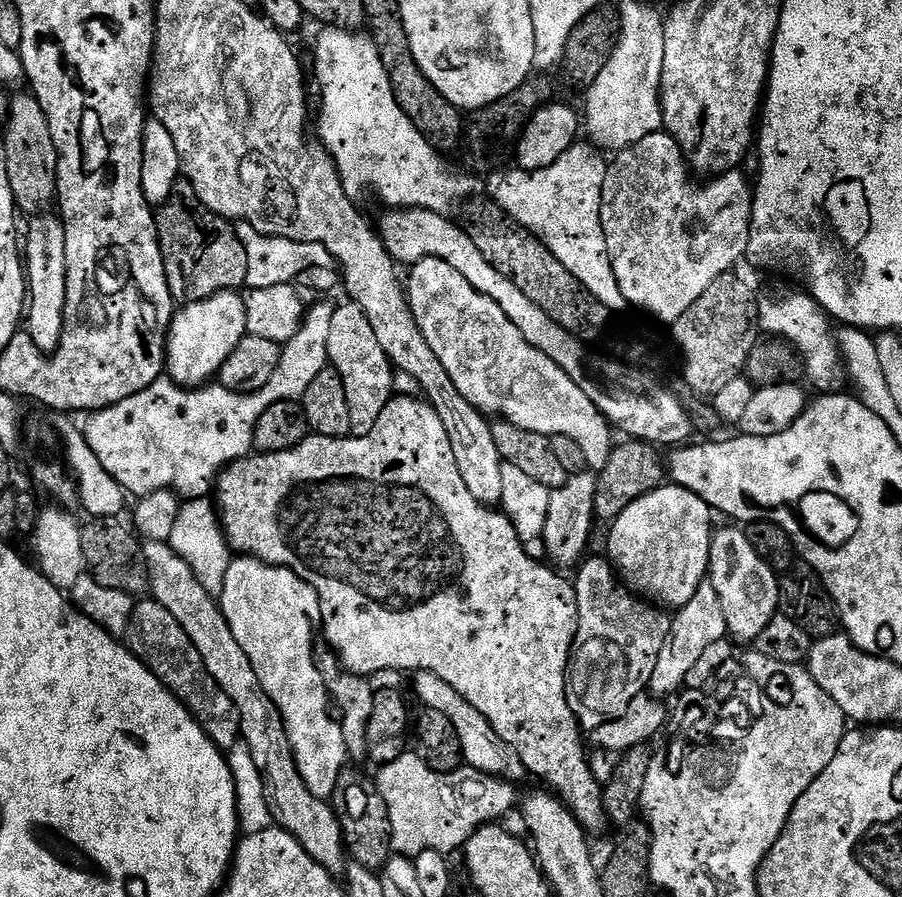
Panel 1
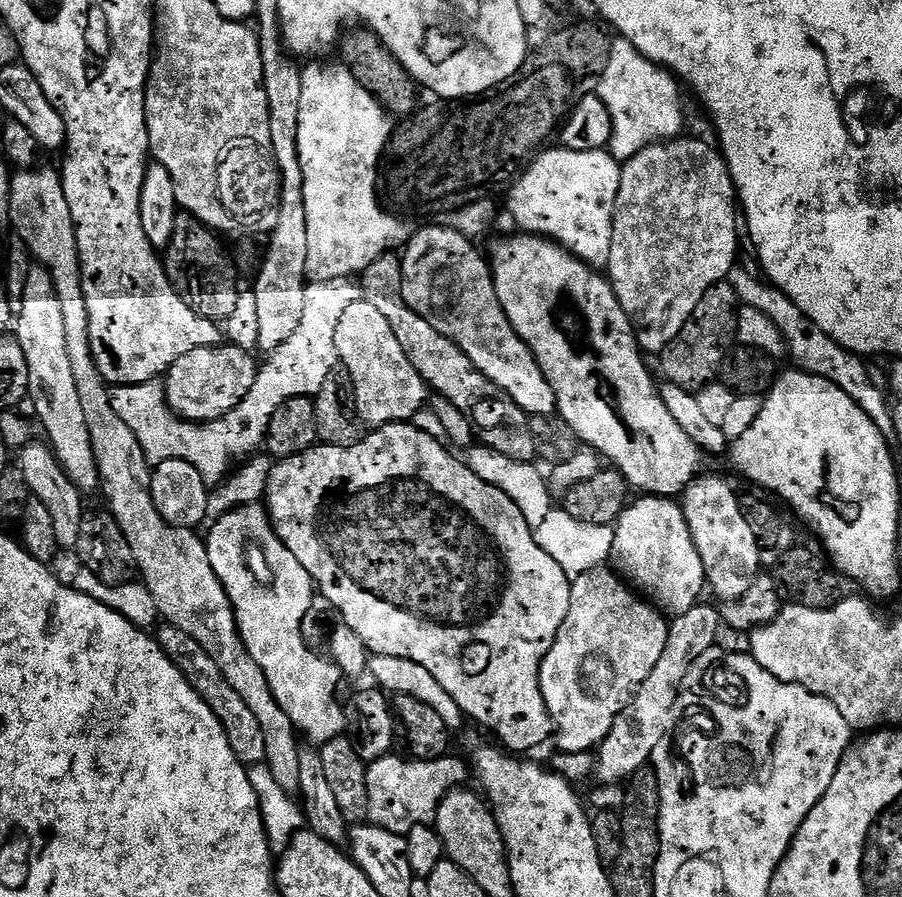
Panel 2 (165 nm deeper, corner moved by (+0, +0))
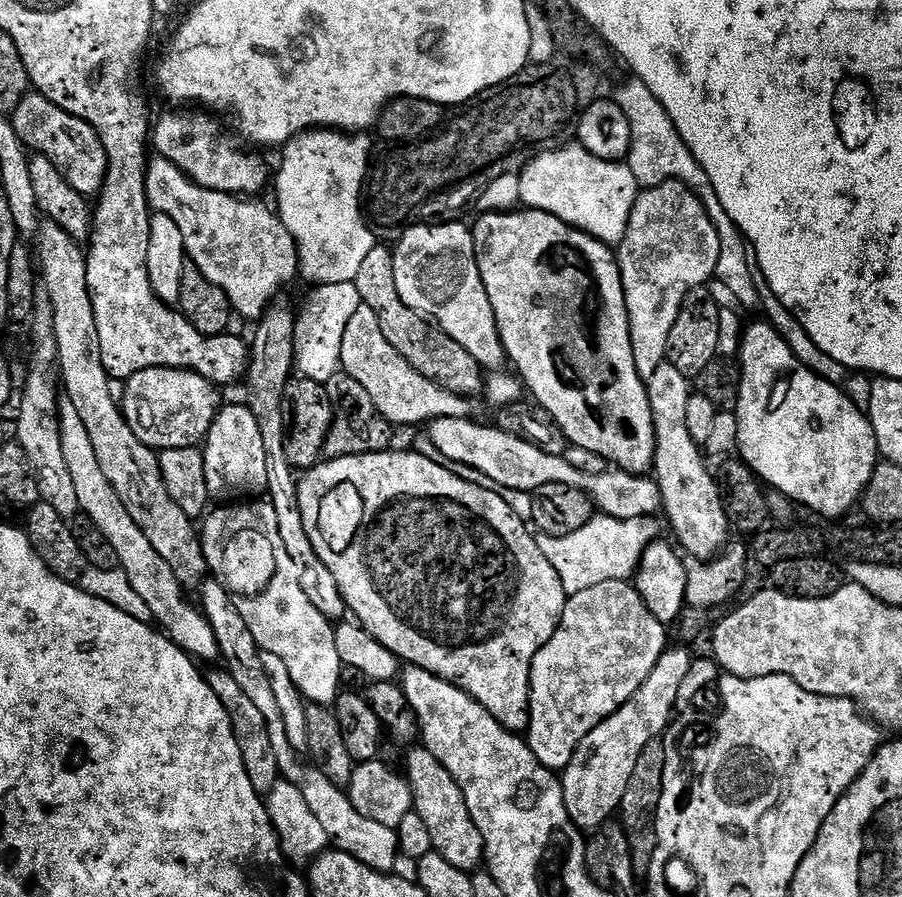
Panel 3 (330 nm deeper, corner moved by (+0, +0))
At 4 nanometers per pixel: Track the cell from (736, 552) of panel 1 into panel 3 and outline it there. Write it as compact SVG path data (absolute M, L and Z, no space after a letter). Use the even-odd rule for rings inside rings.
M665 362L658 366L658 370L654 370L654 378L650 378L646 383L648 397L650 398L654 434L656 435L654 479L656 485L660 487L663 515L668 515L668 524L672 527L673 534L676 535L677 541L675 540L675 543L685 553L688 551L692 558L700 562L711 560L721 555L729 543L730 525L728 515L724 509L724 500L720 497L720 486L716 482L715 475L711 471L708 473L708 468L704 465L704 460L706 461L705 453L702 451L701 445L696 444L694 438L690 438L690 430L686 426L686 406L694 394L690 387L689 377L684 376L682 370L678 370L673 364Z

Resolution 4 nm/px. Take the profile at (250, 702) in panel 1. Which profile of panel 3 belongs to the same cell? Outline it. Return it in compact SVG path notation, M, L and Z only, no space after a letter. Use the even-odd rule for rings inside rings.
M49 219L41 223L39 240L34 252L38 257L42 287L48 291L54 310L54 338L58 342L56 363L63 391L64 388L68 391L65 392L67 399L74 402L74 410L78 410L82 422L86 422L94 455L102 465L102 474L106 474L110 486L114 486L118 498L122 498L122 506L130 510L130 518L142 526L142 534L150 538L154 550L162 554L164 563L174 570L181 584L199 585L209 575L210 569L197 525L195 528L192 525L195 524L193 517L182 514L174 498L170 498L170 490L166 490L162 482L159 455L138 442L117 397L116 400L112 397L114 384L104 368L100 353L98 322L94 322L94 306L88 289L88 257L85 249L66 230Z

